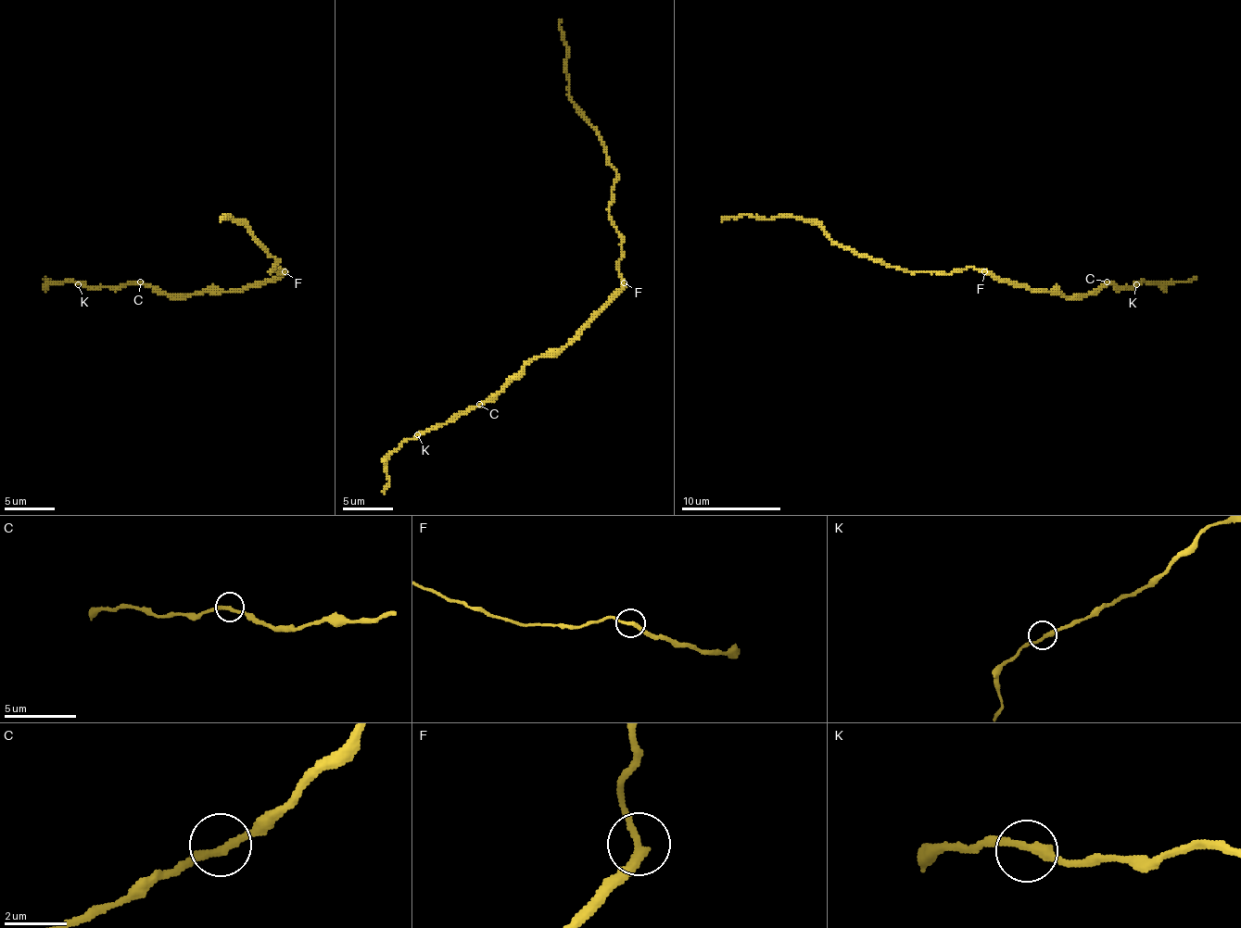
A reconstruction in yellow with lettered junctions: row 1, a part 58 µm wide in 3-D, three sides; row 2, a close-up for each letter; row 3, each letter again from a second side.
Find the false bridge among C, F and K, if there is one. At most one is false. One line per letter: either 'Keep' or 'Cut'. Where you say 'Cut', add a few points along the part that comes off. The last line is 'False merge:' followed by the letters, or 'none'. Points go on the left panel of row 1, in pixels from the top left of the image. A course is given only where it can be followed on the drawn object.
C: Keep
F: Cut. Course of the part to remove: (285, 271), (280, 267), (283, 274), (271, 271), (278, 262), (243, 224), (225, 214), (222, 219)
K: Keep
False merge: F

